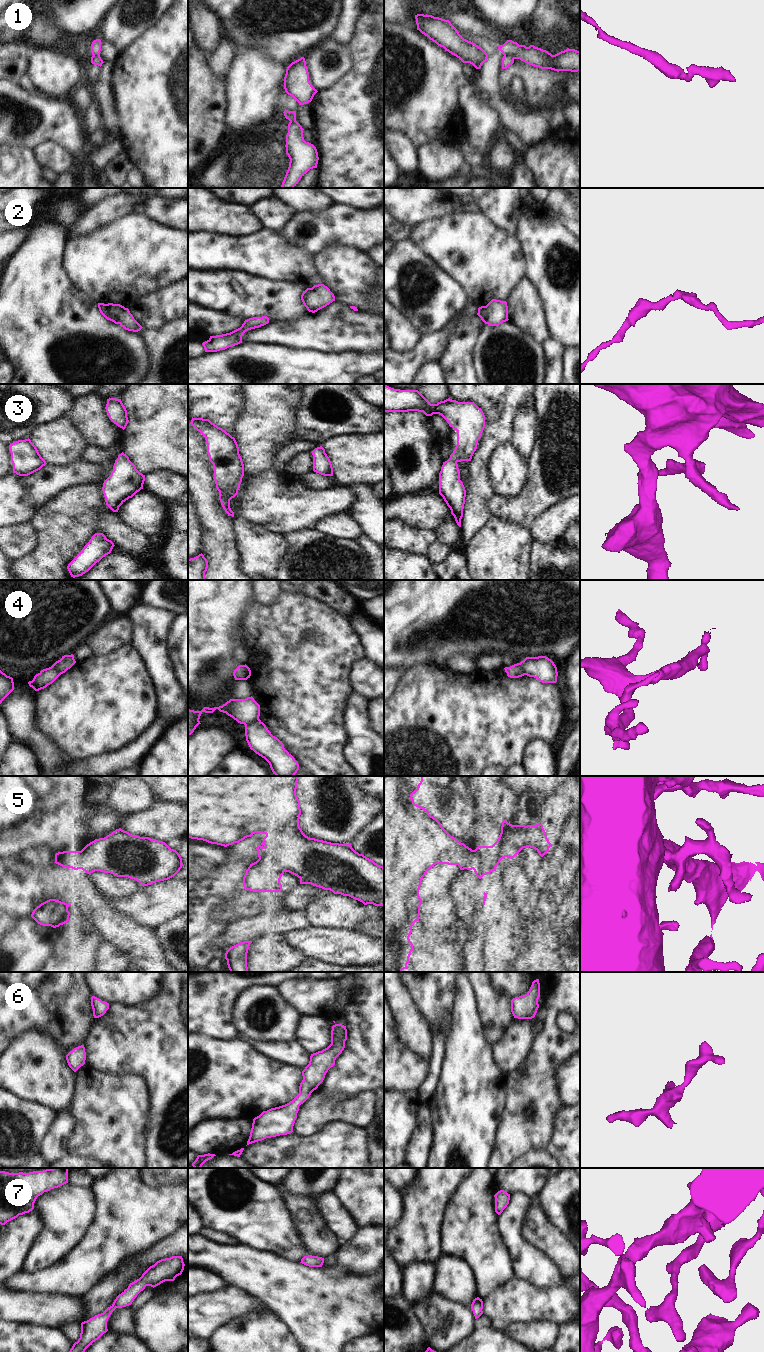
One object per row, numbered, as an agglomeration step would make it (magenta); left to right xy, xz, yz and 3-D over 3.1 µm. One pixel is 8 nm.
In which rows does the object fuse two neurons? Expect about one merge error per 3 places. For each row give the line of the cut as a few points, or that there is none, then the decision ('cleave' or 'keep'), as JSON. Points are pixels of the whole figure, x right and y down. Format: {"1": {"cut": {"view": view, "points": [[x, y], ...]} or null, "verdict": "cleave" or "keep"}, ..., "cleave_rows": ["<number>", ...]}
{"1": {"cut": {"view": "yz", "points": [[504, 54], [509, 54], [514, 58]]}, "verdict": "cleave"}, "2": {"cut": null, "verdict": "keep"}, "3": {"cut": null, "verdict": "keep"}, "4": {"cut": {"view": "xz", "points": [[259, 719], [245, 725]]}, "verdict": "cleave"}, "5": {"cut": null, "verdict": "keep"}, "6": {"cut": null, "verdict": "keep"}, "7": {"cut": null, "verdict": "keep"}, "cleave_rows": ["1", "4"]}

